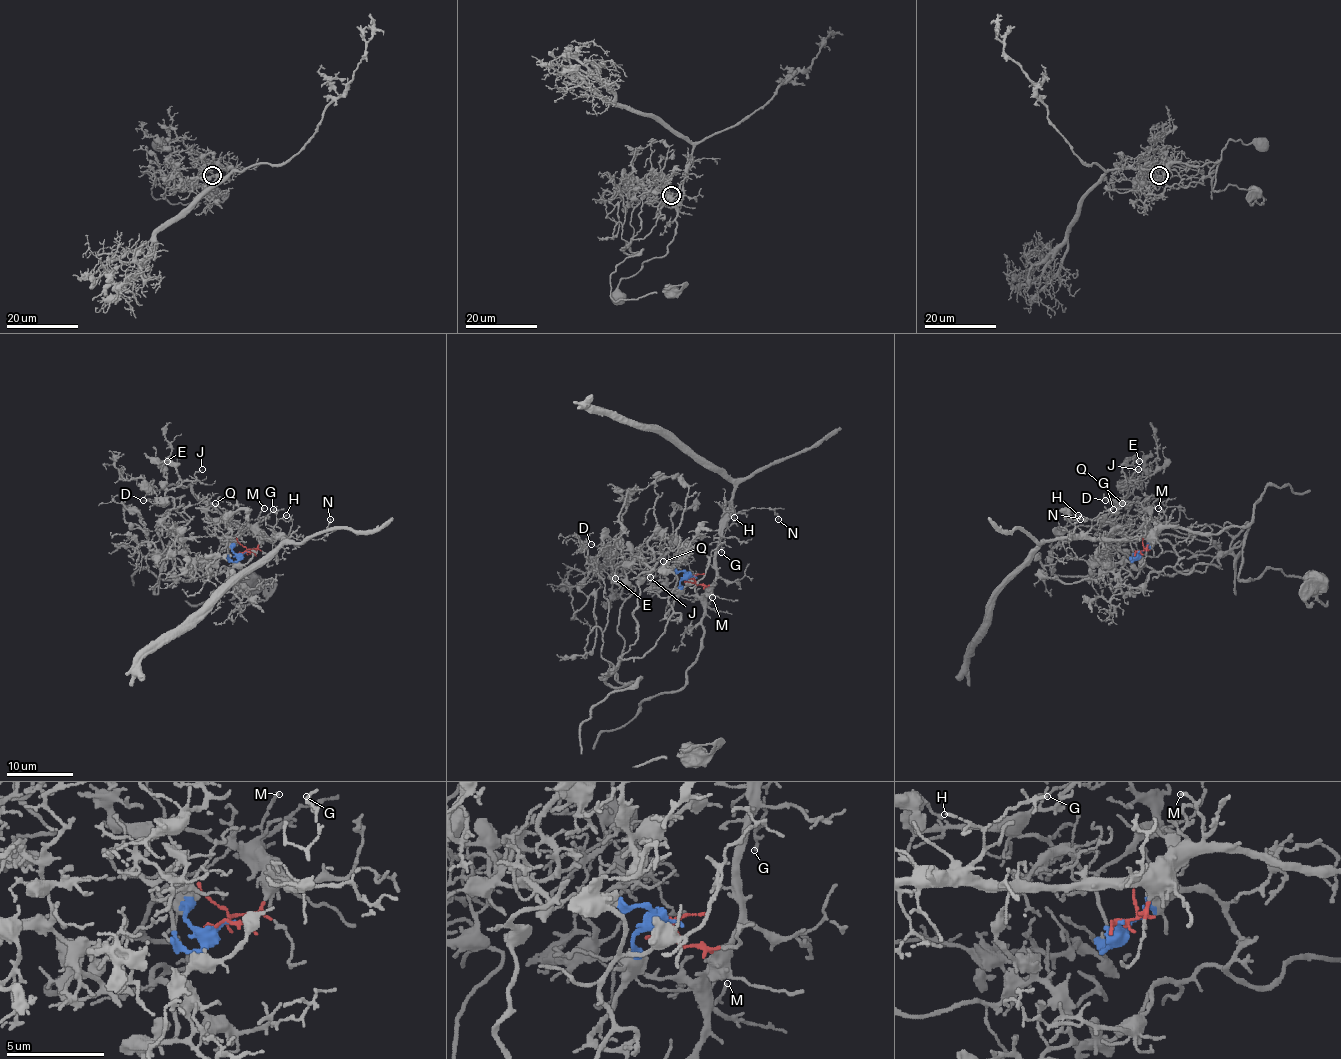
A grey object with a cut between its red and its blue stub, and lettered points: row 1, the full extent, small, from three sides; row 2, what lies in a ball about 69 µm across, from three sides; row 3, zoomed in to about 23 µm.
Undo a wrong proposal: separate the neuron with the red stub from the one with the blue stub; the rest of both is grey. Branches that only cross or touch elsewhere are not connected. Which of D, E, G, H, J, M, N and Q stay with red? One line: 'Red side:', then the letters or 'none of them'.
Red side: G, H, M, N

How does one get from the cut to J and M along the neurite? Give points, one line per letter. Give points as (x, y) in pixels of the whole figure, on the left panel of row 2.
J: (244, 552), (226, 540), (217, 553), (232, 565), (219, 573), (172, 562), (202, 573), (165, 505), (202, 470)
M: (244, 552), (256, 548), (259, 543), (257, 523), (259, 513), (264, 508)

